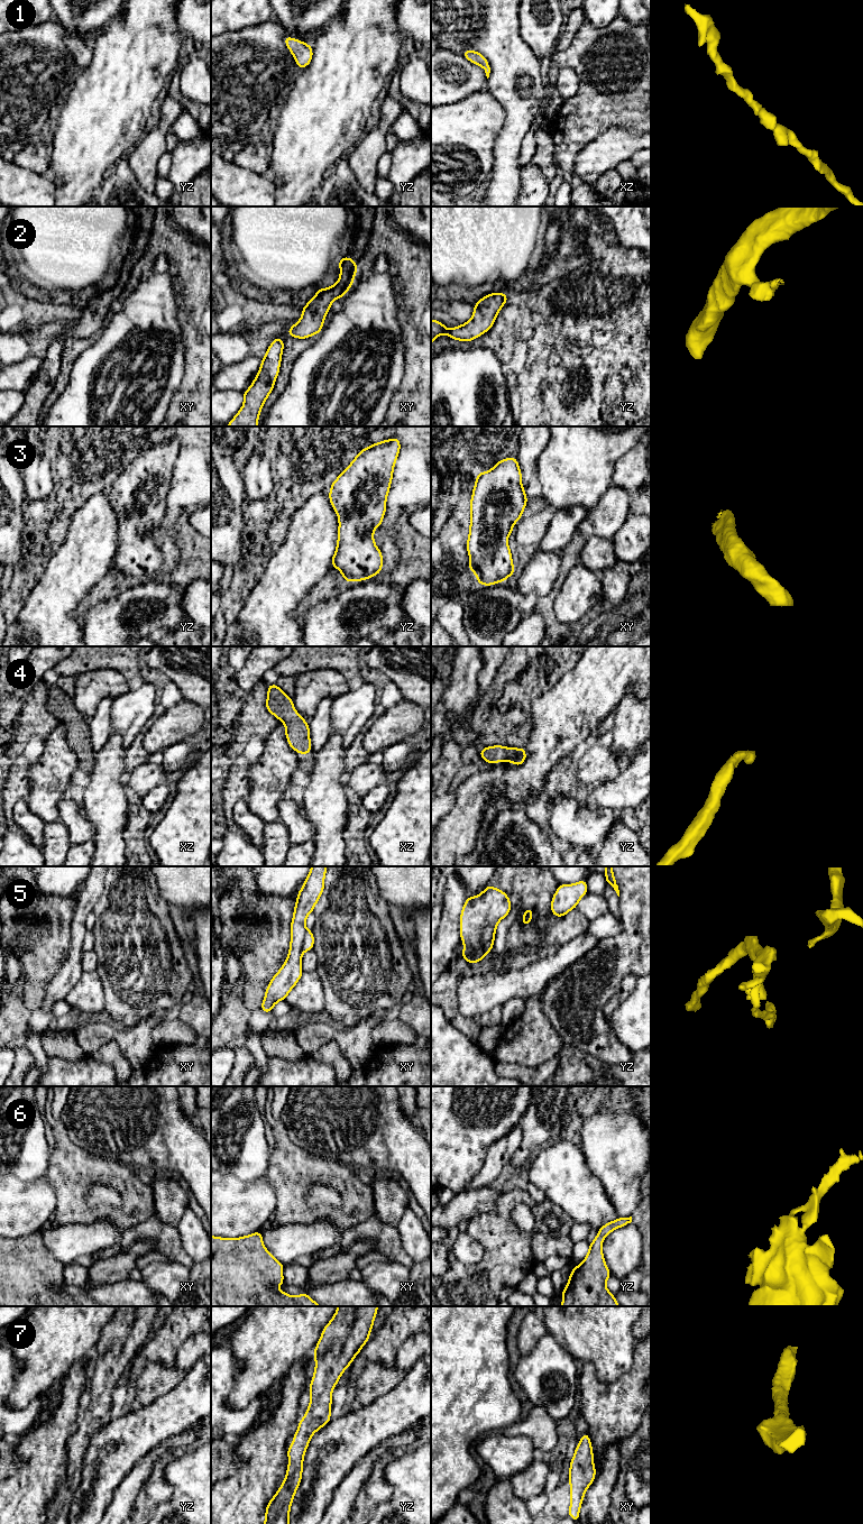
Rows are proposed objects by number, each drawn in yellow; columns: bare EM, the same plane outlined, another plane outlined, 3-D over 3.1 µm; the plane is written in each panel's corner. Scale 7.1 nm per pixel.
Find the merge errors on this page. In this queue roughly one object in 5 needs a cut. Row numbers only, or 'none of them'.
5

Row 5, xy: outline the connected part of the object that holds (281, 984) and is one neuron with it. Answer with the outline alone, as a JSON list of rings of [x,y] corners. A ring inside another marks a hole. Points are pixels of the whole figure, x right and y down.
[[[311,866],[305,882],[297,893],[291,922],[291,943],[287,958],[281,970],[270,980],[260,1009],[272,1013],[272,1008],[285,1000],[290,991],[302,976],[303,943],[306,933],[305,919],[313,912],[324,889],[327,866]]]

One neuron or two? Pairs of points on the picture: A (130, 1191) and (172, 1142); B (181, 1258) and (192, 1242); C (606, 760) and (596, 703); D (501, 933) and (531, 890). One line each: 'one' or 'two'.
A: two
B: two
C: two
D: two

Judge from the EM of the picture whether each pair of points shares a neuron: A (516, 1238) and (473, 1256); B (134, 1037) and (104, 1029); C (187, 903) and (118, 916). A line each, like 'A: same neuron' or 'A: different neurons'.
A: different neurons
B: same neuron
C: different neurons

